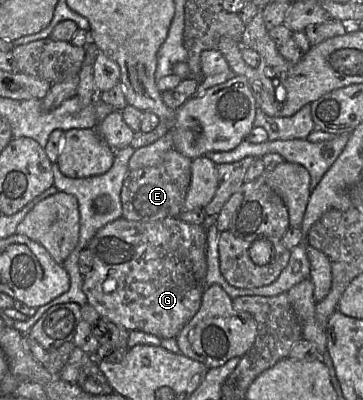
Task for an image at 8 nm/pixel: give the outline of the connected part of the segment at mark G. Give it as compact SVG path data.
M120 217L99 229L88 247L93 253L93 267L84 276L83 291L88 303L101 318L107 318L128 331L141 331L160 339L176 338L198 311L206 288L206 230L178 217L139 222Z

